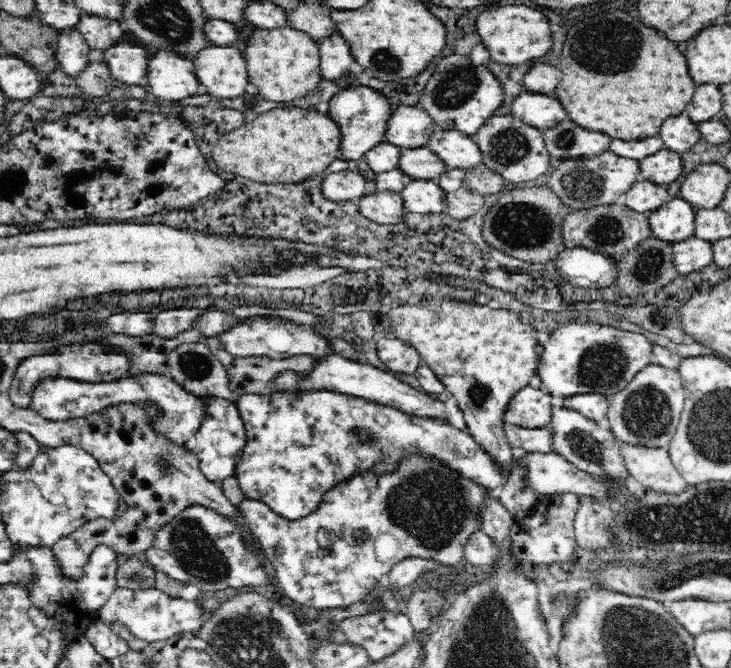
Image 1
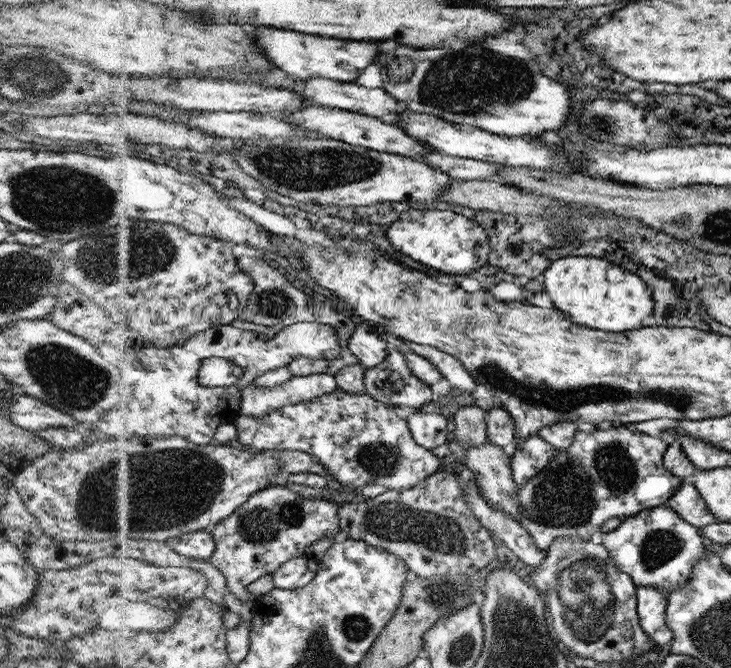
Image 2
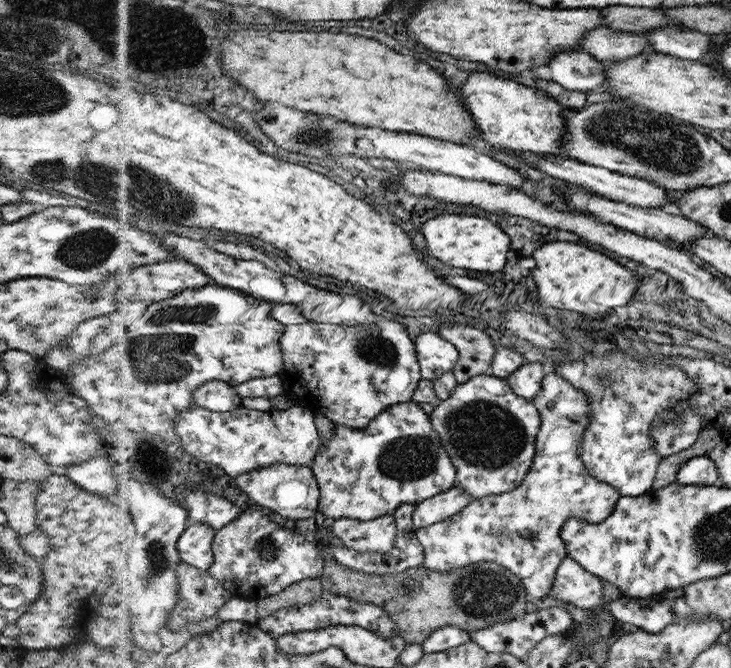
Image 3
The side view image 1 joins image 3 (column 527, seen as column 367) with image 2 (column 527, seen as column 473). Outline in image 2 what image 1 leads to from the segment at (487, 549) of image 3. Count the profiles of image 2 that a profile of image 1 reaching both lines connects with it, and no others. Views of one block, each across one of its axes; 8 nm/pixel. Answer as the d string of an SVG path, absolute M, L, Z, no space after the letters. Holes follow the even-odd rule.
M609 425L591 432L577 431L572 444L566 450L555 450L547 467L533 475L515 491L515 500L520 505L516 518L521 528L531 536L533 544L547 551L549 544L557 538L573 538L588 542L591 534L599 532L603 522L609 518L625 518L639 511L665 505L687 478L670 473L663 465L663 457L670 444L669 436L660 433L650 436L635 433L625 426Z

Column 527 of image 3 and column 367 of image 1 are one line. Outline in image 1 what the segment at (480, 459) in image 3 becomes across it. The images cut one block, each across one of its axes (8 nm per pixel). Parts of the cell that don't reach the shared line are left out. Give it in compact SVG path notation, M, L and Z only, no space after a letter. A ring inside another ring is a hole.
M332 391L302 392L298 397L292 397L287 392L268 395L248 393L240 395L235 406L238 408L247 436L235 472L239 487L246 497L262 501L273 512L288 520L299 520L315 512L326 492L341 480L364 471L391 471L402 456L414 452L424 452L440 459L454 471L458 471L458 474L466 475L466 478L486 489L505 485L514 472L513 459L508 470L503 470L466 431L438 421L438 418L406 414L393 406L380 405L360 397Z

